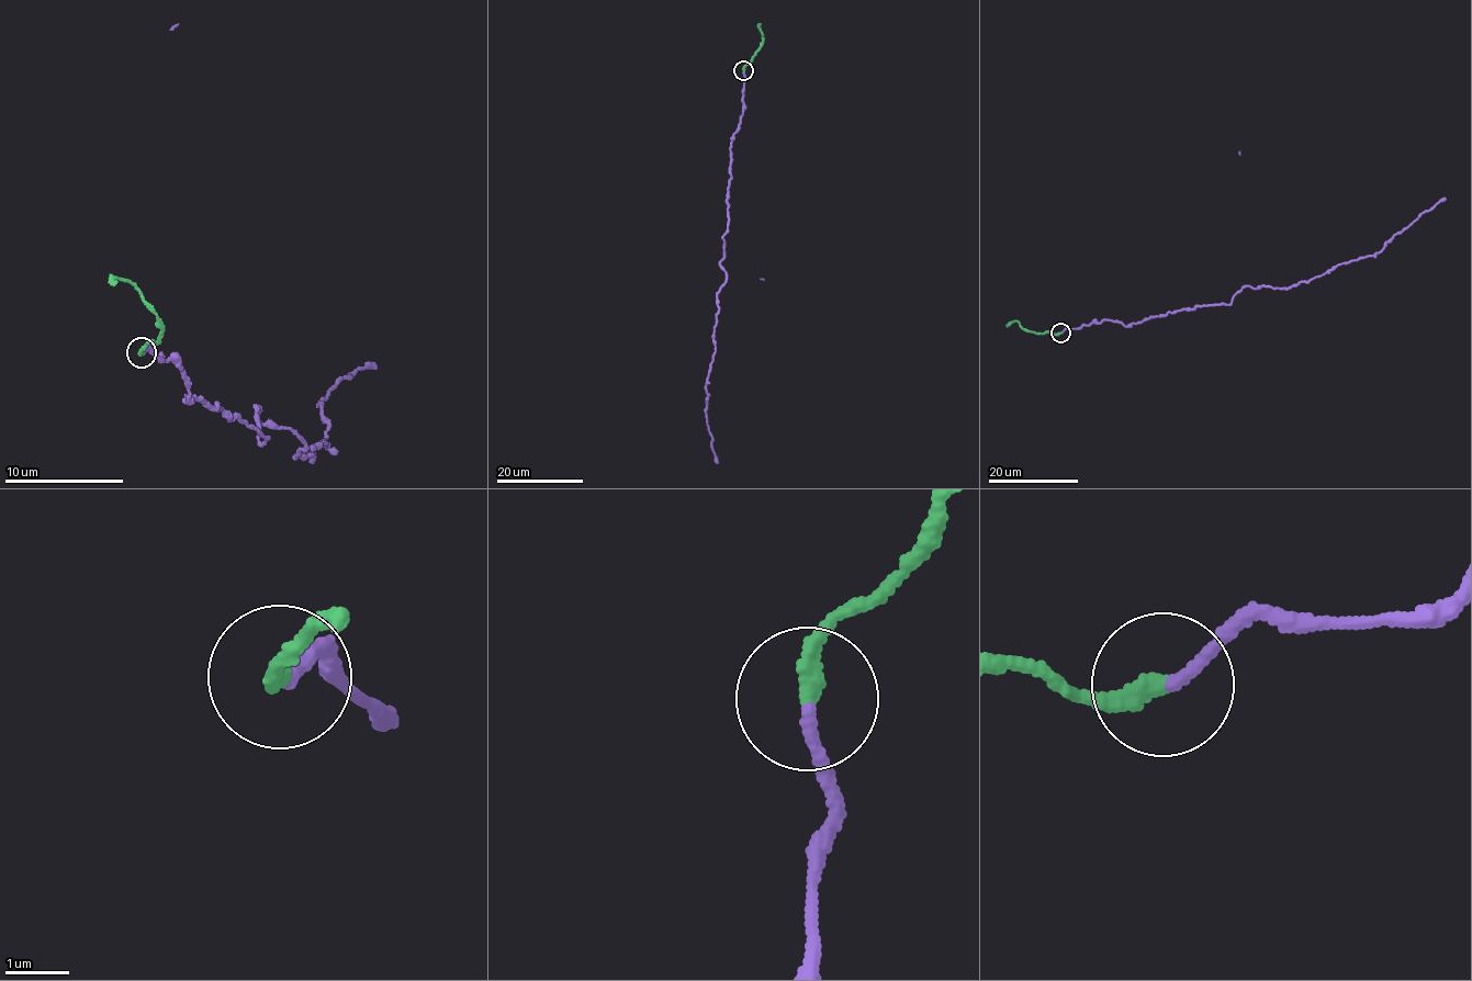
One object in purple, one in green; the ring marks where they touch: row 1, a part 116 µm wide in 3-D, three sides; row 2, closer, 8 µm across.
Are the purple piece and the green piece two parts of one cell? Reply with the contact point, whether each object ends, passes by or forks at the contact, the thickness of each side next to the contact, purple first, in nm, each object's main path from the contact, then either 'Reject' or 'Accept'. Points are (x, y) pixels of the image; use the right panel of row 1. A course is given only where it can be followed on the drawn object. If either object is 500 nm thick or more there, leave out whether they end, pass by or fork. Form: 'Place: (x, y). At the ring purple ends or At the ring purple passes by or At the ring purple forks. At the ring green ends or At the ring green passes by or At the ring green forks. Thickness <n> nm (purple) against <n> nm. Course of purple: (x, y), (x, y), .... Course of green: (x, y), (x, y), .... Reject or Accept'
Place: (1060, 333). At the ring purple ends. At the ring green ends. Thickness 190 nm (purple) against 240 nm. Course of purple: (1060, 334), (1105, 319), (1126, 326), (1232, 303), (1247, 285), (1308, 282), (1378, 254), (1445, 198). Course of green: (1060, 334), (1026, 331), (1017, 320), (1007, 327). Accept

